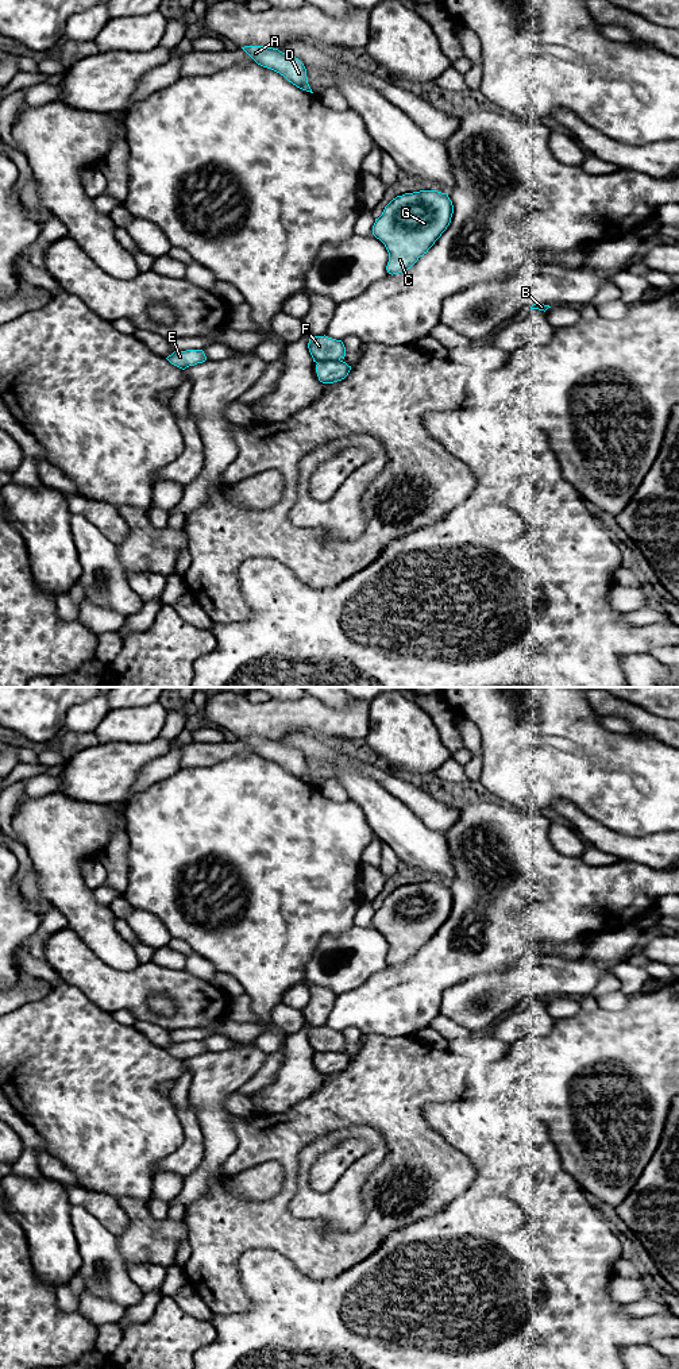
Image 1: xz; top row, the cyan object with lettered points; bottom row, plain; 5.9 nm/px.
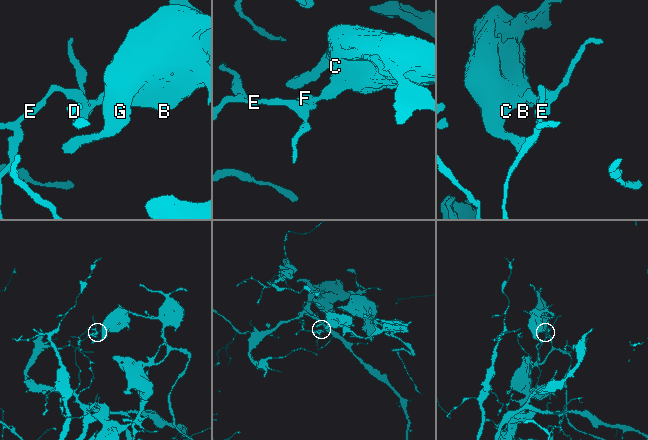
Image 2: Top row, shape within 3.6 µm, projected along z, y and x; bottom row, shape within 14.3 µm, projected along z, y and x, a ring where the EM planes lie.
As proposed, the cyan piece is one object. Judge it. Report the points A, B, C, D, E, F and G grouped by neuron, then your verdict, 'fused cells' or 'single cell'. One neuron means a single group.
groups A D E / B C F G; fused cells

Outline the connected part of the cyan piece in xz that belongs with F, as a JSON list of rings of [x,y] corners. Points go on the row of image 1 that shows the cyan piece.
[[[312,336],[308,343],[309,352],[313,362],[320,360],[339,360],[346,356],[346,347],[342,340],[328,336]]]

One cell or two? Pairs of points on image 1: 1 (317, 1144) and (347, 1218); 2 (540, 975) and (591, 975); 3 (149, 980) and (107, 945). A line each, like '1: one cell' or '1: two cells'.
1: one cell
2: one cell
3: two cells

